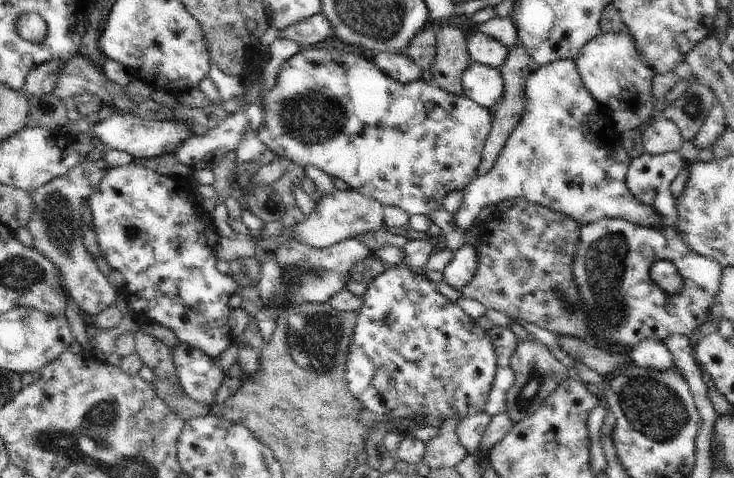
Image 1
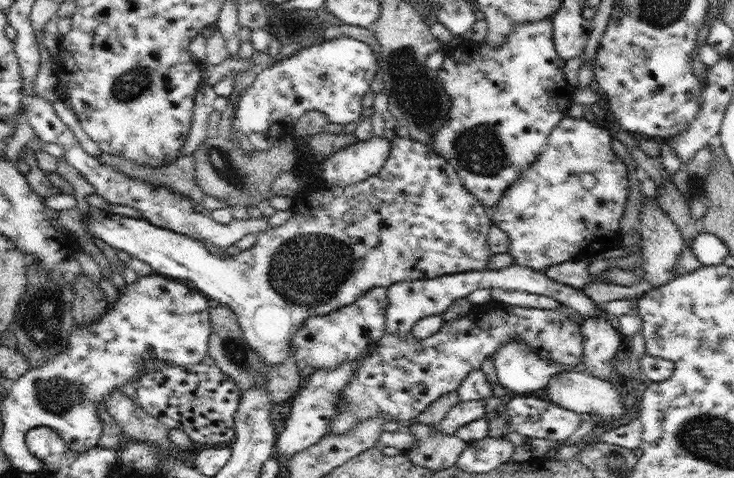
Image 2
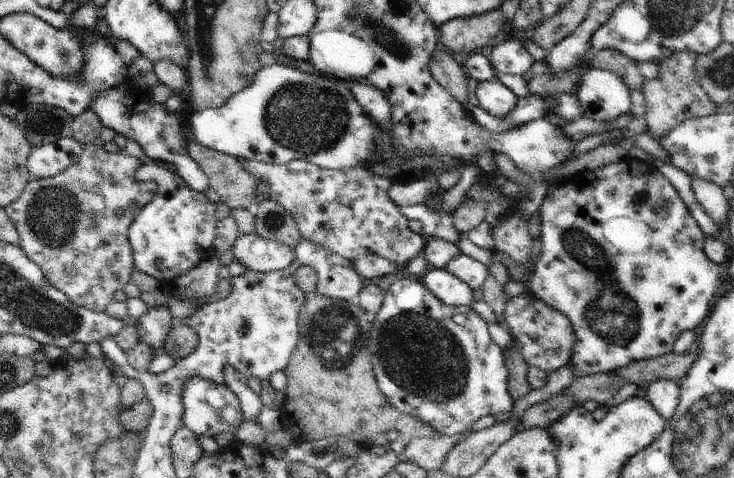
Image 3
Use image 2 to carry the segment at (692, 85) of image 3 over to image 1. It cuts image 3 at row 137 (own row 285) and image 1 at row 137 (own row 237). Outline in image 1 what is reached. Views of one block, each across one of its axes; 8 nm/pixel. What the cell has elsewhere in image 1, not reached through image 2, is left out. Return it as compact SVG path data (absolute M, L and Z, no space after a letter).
M666 117L656 119L641 133L644 150L648 154L661 155L679 151L685 140L678 126Z

